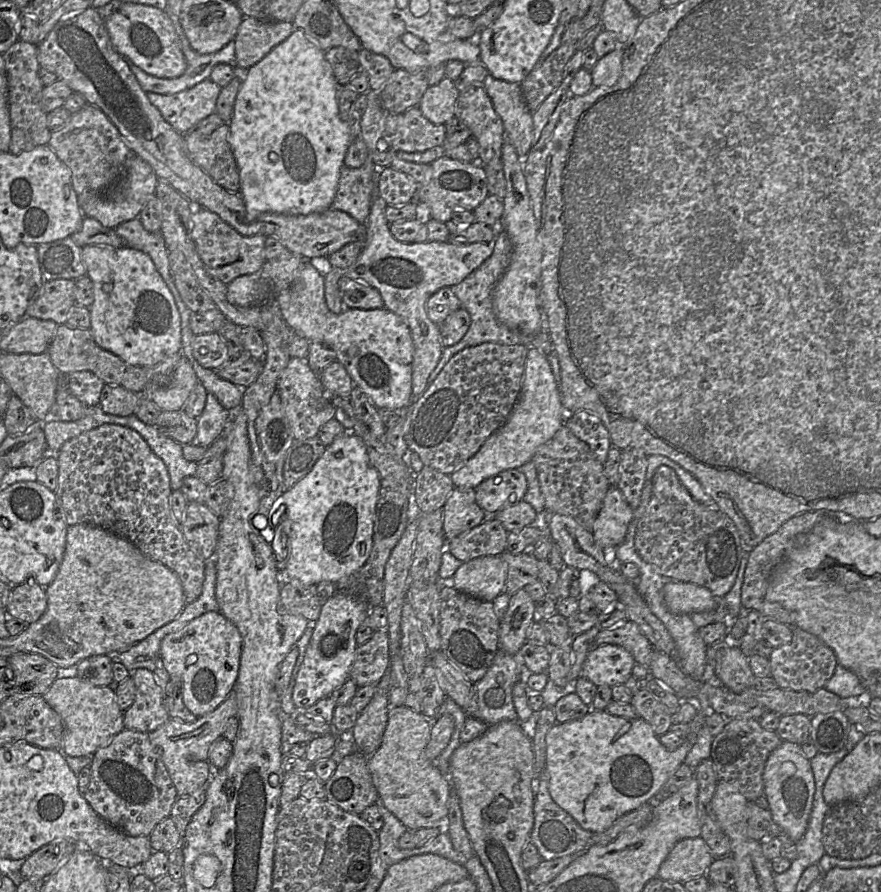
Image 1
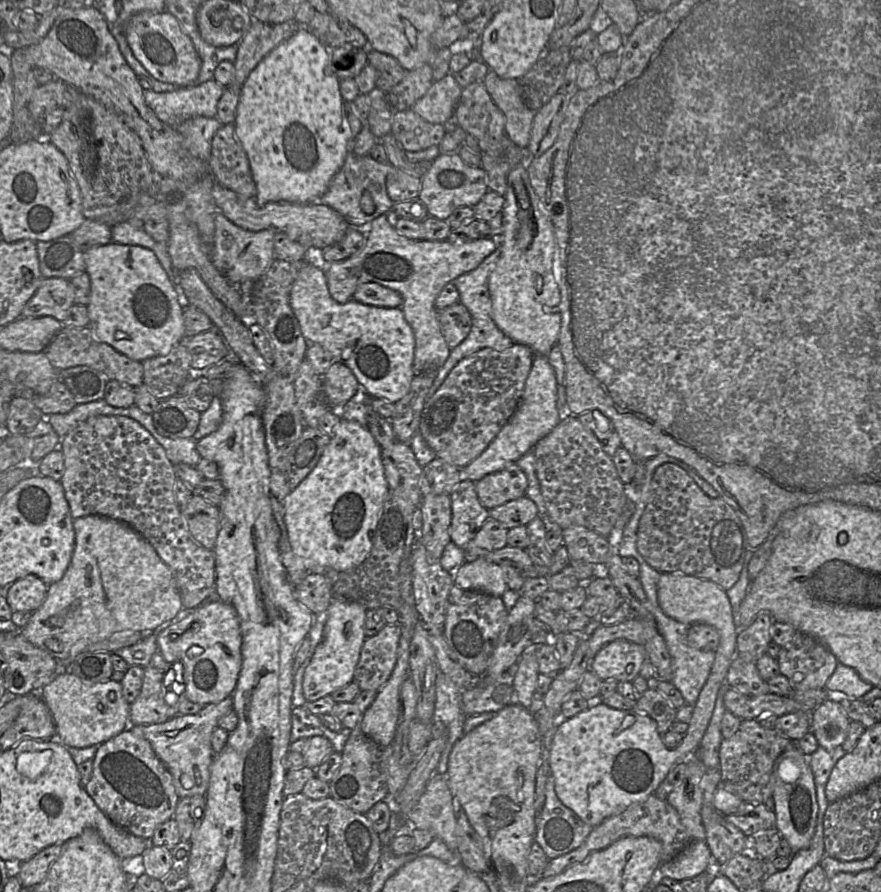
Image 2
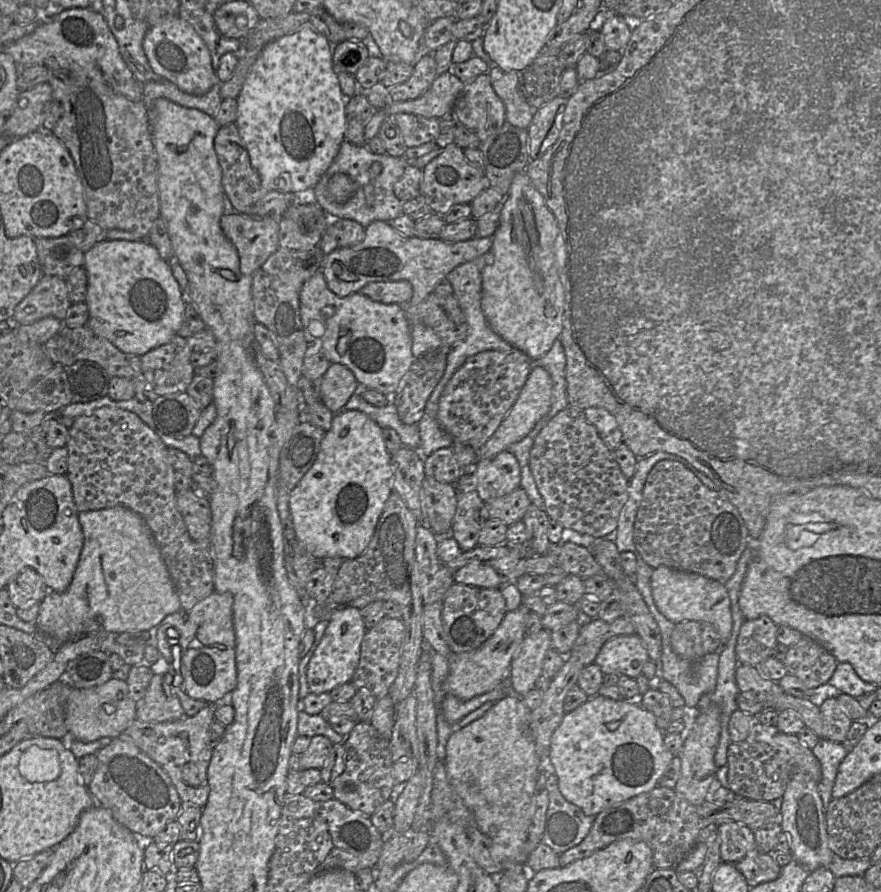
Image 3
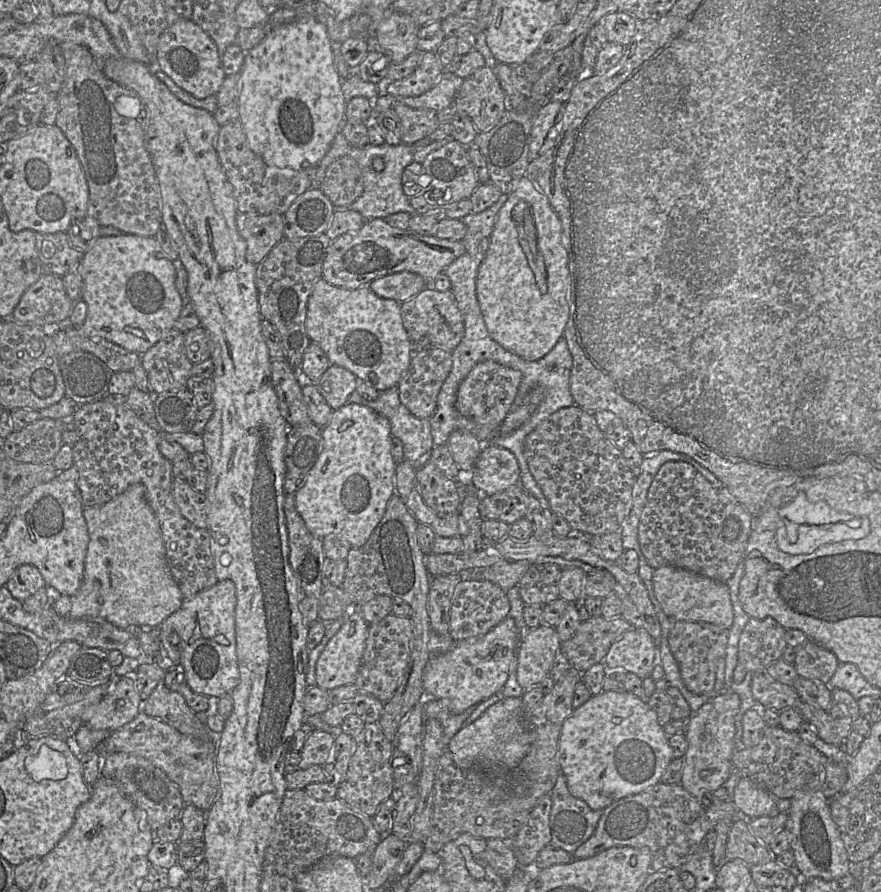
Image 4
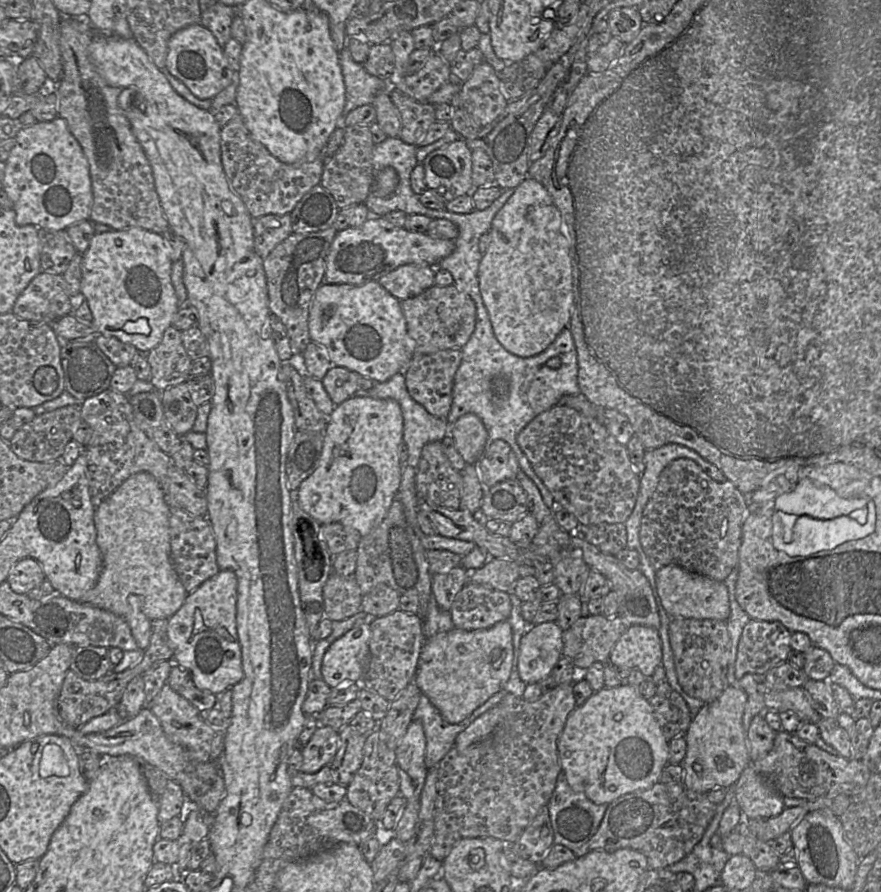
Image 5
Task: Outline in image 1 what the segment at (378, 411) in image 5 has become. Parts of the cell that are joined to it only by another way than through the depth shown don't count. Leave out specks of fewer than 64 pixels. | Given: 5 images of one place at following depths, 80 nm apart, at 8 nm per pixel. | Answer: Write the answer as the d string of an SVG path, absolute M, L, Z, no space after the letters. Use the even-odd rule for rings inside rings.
M351 431L338 435L326 447L312 470L292 488L286 490L275 502L278 510L273 522L257 515L266 529L275 533L278 527L287 538L287 558L280 565L280 572L289 580L298 580L304 585L317 585L323 581L336 583L361 568L370 556L376 503L379 496L381 477L372 465L362 439Z

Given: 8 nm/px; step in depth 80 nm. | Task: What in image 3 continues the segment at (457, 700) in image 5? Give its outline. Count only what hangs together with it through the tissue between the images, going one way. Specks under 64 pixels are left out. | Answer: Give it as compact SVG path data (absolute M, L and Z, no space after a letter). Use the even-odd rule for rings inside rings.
M522 604L518 609L506 613L499 627L479 648L460 654L452 654L449 660L448 675L443 684L446 694L468 700L493 690L503 679L511 665L520 644L527 636L526 616L529 609Z

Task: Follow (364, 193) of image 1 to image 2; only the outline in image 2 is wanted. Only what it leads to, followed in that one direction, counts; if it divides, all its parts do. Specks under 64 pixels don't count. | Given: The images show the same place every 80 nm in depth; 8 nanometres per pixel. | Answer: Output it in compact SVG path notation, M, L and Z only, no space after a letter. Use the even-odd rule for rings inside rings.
M350 150L342 168L332 178L327 192L317 200L317 203L336 210L350 226L366 229L372 220L378 216L391 214L394 202L388 196L386 178L394 168L390 163L380 163L370 155L359 156ZM366 190L371 193L375 204L375 211L372 214L364 213L360 206L362 195Z

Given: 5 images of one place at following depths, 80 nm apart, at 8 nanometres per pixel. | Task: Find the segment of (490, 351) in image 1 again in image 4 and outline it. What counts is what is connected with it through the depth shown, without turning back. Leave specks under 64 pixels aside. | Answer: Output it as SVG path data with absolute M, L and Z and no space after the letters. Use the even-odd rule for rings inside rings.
M492 360L478 363L460 383L455 407L464 416L478 425L478 440L482 444L492 443L492 439L513 407L522 374L520 371Z

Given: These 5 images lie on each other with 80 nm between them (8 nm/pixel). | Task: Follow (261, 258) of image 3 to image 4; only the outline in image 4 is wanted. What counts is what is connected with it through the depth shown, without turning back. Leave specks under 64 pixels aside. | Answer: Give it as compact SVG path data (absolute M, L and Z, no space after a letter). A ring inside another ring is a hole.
M238 213L236 226L246 241L246 260L257 266L284 239L283 215Z

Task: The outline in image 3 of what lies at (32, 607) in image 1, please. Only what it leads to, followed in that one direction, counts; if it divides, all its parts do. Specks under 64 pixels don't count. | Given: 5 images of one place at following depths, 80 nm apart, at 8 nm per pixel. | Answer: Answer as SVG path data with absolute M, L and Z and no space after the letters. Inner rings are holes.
M24 568L7 585L9 597L18 608L28 608L41 601L47 595L47 585L38 572Z

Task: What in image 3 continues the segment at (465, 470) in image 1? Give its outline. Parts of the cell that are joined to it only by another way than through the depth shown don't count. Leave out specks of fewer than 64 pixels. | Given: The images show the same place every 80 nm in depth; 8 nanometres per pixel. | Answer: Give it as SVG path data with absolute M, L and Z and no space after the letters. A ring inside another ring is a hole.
M541 366L533 367L516 403L493 436L479 450L479 459L492 459L500 452L507 451L512 444L526 437L536 423L549 412L551 396L552 380L549 373Z

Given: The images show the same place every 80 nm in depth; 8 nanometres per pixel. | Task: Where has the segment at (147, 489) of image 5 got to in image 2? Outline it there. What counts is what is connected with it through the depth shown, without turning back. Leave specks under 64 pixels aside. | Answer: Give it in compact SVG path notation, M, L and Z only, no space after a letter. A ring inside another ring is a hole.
M88 515L73 519L75 534L75 547L70 564L62 577L56 583L48 585L46 597L37 611L32 613L28 624L21 630L22 636L31 644L50 654L56 661L62 661L68 657L77 657L86 648L96 642L104 640L114 633L121 631L153 632L159 625L177 617L183 608L182 598L176 579L170 568L161 560L154 548L139 533L124 522L99 515Z

